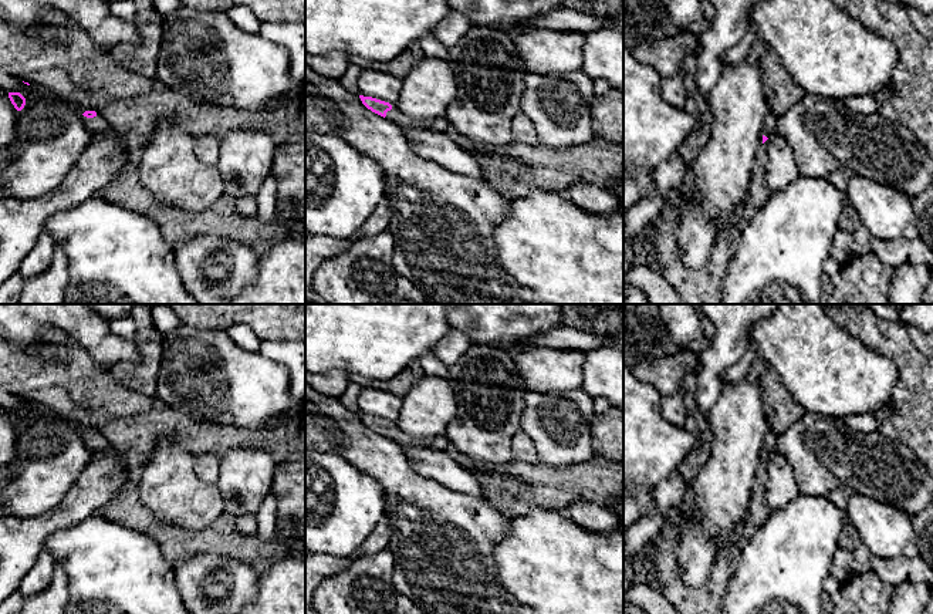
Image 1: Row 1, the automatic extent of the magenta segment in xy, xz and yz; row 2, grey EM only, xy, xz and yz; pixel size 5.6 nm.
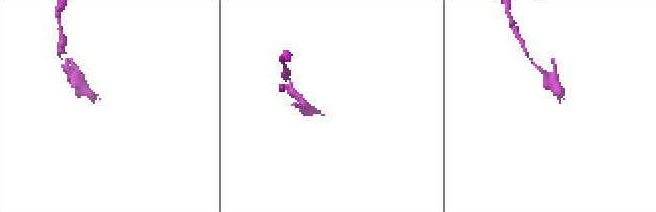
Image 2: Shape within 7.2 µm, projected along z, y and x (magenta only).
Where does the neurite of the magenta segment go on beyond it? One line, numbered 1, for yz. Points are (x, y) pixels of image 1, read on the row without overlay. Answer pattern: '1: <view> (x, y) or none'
1: none

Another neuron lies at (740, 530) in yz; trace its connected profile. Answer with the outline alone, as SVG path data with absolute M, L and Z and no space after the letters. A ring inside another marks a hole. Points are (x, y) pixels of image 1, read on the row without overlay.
M738 519L734 523L733 530L731 530L731 550L729 551L731 567L734 566L734 563L737 560L741 542L746 537L748 537L750 534L751 534L751 532L748 530L747 519Z

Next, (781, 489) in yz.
M777 451L764 460L768 478L765 482L765 500L773 512L794 502L801 493L788 460Z

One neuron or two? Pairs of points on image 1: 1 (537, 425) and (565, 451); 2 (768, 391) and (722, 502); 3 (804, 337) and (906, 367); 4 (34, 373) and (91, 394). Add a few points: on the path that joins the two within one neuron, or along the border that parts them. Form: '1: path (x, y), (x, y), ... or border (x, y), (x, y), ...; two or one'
1: path (544, 432), (558, 444); one
2: border (757, 384), (768, 429); two
3: border (866, 347), (888, 357), (898, 371), (891, 397); two
4: path (48, 373), (68, 374), (77, 383); one

